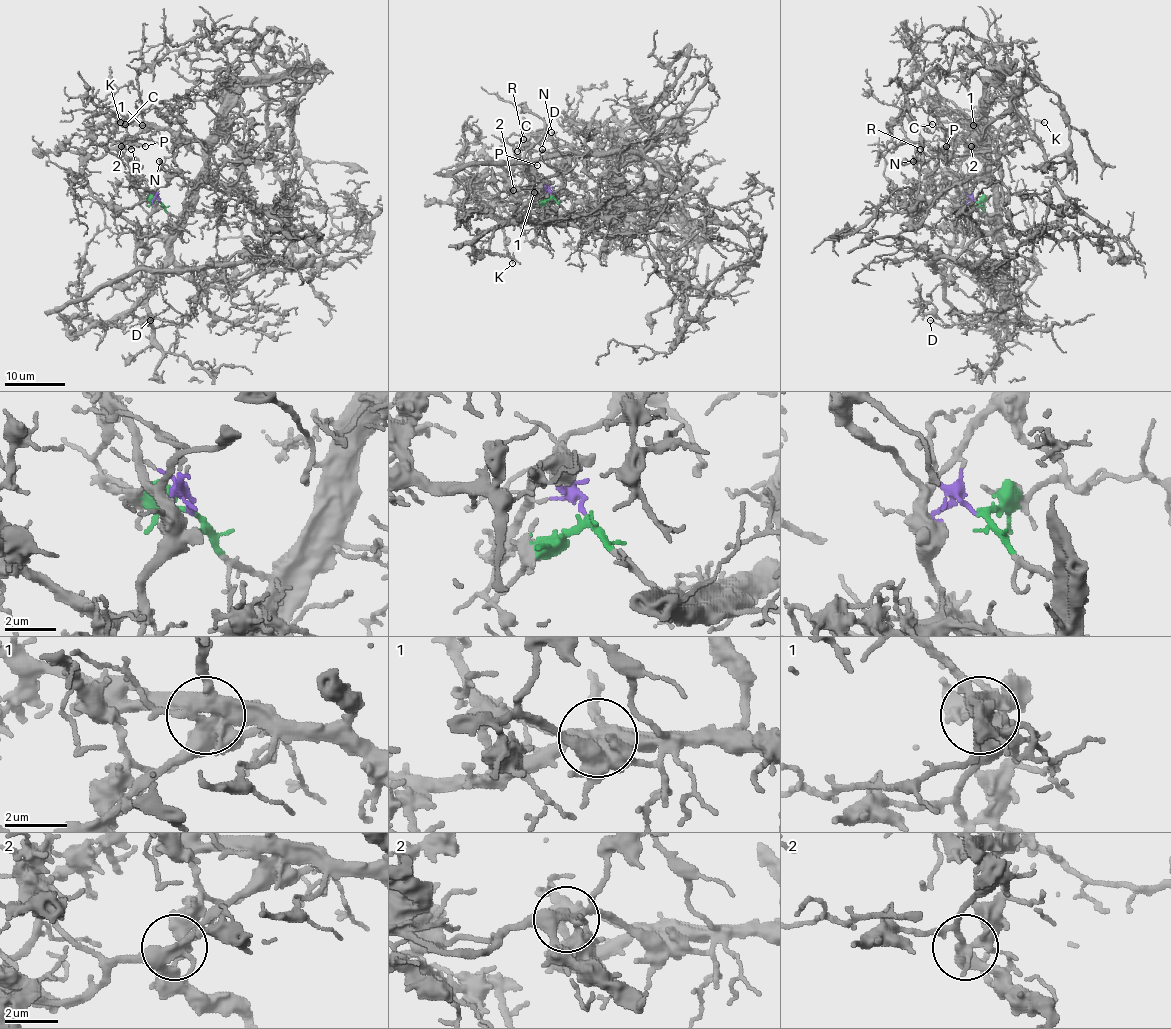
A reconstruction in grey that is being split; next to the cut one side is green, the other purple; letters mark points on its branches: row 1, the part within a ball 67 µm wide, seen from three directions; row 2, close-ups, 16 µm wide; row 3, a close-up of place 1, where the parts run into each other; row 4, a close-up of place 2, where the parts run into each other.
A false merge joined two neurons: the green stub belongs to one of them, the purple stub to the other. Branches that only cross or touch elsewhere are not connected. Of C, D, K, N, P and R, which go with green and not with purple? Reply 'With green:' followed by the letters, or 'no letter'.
With green: C, D, K, N, R

